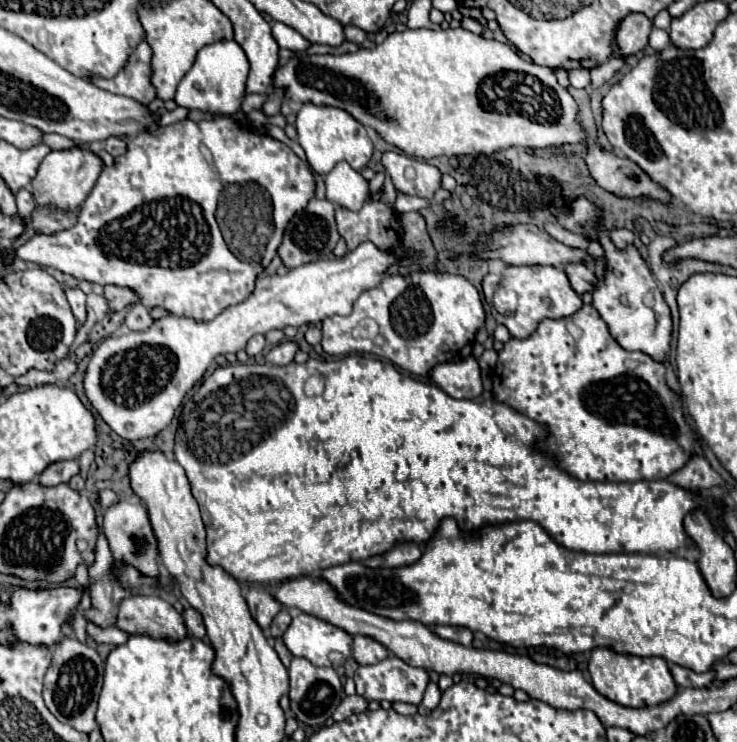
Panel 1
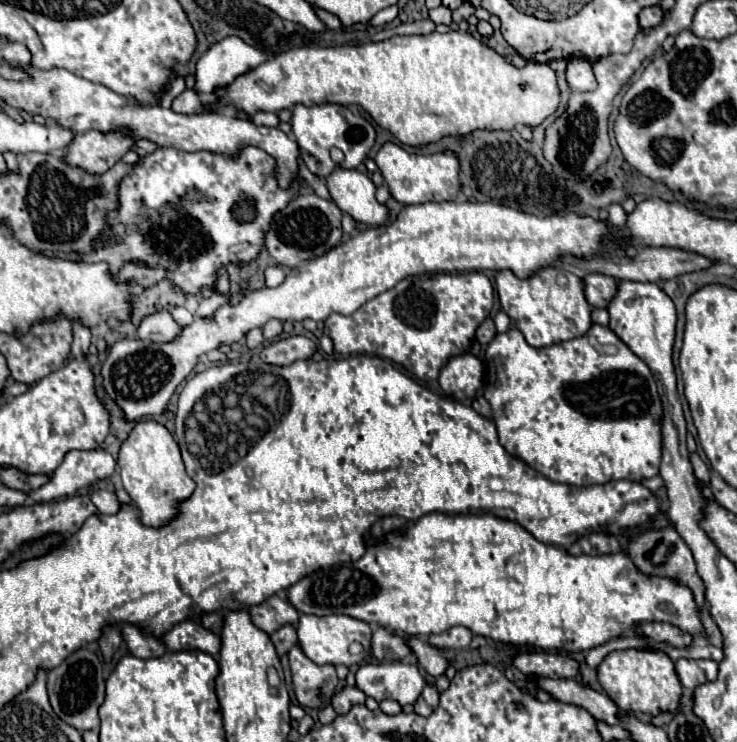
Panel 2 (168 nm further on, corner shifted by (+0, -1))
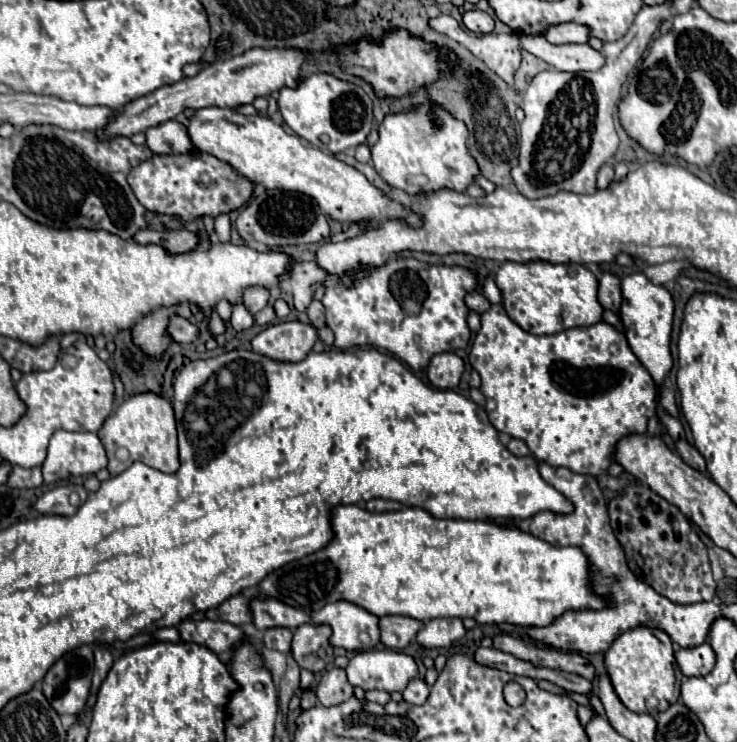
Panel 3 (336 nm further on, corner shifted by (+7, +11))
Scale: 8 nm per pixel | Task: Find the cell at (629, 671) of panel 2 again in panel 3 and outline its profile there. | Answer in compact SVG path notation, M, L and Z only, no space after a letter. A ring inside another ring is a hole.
M632 628L620 634L604 654L604 666L620 702L632 712L658 714L680 696L682 672L674 662L672 640L658 628Z

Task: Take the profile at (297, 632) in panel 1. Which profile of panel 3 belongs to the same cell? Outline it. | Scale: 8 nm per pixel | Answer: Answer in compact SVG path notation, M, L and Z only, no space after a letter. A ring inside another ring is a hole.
M334 602L326 604L324 608L310 614L312 624L328 624L332 628L330 644L334 648L344 648L350 652L358 652L364 646L358 640L360 632L368 632L372 644L378 642L378 618L366 612L364 608L358 608L350 602Z

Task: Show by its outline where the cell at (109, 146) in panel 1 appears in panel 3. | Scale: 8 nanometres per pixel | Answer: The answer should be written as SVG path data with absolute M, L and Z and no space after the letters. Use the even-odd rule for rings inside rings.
M168 120L164 124L158 124L156 128L148 128L144 136L146 136L146 146L154 154L186 154L194 150L186 126L180 124L178 120Z

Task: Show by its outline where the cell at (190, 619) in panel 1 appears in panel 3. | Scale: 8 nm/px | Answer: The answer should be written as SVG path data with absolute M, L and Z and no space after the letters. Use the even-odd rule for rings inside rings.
M244 594L232 596L224 604L216 606L216 608L210 608L206 612L206 618L210 618L210 620L224 620L224 622L230 622L234 626L250 622L252 618L250 618L250 608L248 608L248 598Z

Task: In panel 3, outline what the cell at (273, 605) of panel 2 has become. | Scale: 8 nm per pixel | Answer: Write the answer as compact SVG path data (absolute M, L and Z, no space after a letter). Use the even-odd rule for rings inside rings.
M258 598L250 600L252 622L258 630L266 630L272 626L286 626L290 630L310 622L310 616L298 608L292 608L276 598Z

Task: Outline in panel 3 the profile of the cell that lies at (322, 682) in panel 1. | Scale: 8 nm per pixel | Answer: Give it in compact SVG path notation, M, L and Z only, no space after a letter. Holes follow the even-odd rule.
M302 624L300 628L294 630L292 656L300 668L306 668L316 674L322 672L334 660L328 636L330 636L328 626Z

